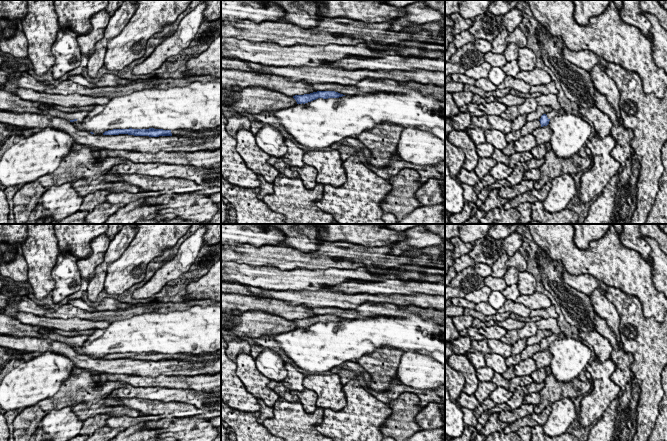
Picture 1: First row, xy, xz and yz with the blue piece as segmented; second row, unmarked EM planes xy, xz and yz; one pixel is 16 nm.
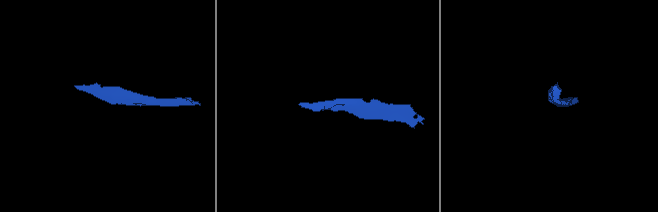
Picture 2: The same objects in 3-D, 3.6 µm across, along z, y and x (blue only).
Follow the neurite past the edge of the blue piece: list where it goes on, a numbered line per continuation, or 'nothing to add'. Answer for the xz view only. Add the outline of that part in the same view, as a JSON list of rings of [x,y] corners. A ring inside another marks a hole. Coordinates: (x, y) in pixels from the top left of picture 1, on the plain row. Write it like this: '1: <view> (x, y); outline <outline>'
nothing to add

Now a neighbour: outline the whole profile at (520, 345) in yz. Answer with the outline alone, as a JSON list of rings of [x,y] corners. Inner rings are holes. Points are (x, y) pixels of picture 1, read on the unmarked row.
[[[519,338],[518,341],[511,346],[512,354],[513,355],[521,354],[521,352],[527,347],[526,342],[527,342],[527,338],[523,338],[523,339]]]

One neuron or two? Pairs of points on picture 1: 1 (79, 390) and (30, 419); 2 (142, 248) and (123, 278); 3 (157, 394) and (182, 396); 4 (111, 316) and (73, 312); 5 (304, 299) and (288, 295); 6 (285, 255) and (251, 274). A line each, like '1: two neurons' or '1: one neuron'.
1: one neuron
2: one neuron
3: one neuron
4: one neuron
5: one neuron
6: two neurons

